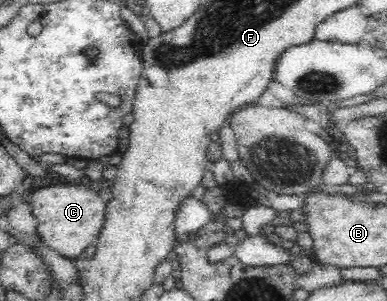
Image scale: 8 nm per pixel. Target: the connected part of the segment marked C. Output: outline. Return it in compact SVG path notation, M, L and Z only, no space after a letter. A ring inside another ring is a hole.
M49 185L36 190L30 199L33 216L39 221L37 232L43 242L65 258L75 260L87 246L94 245L101 232L106 204L101 202L101 193L89 190L85 185Z

